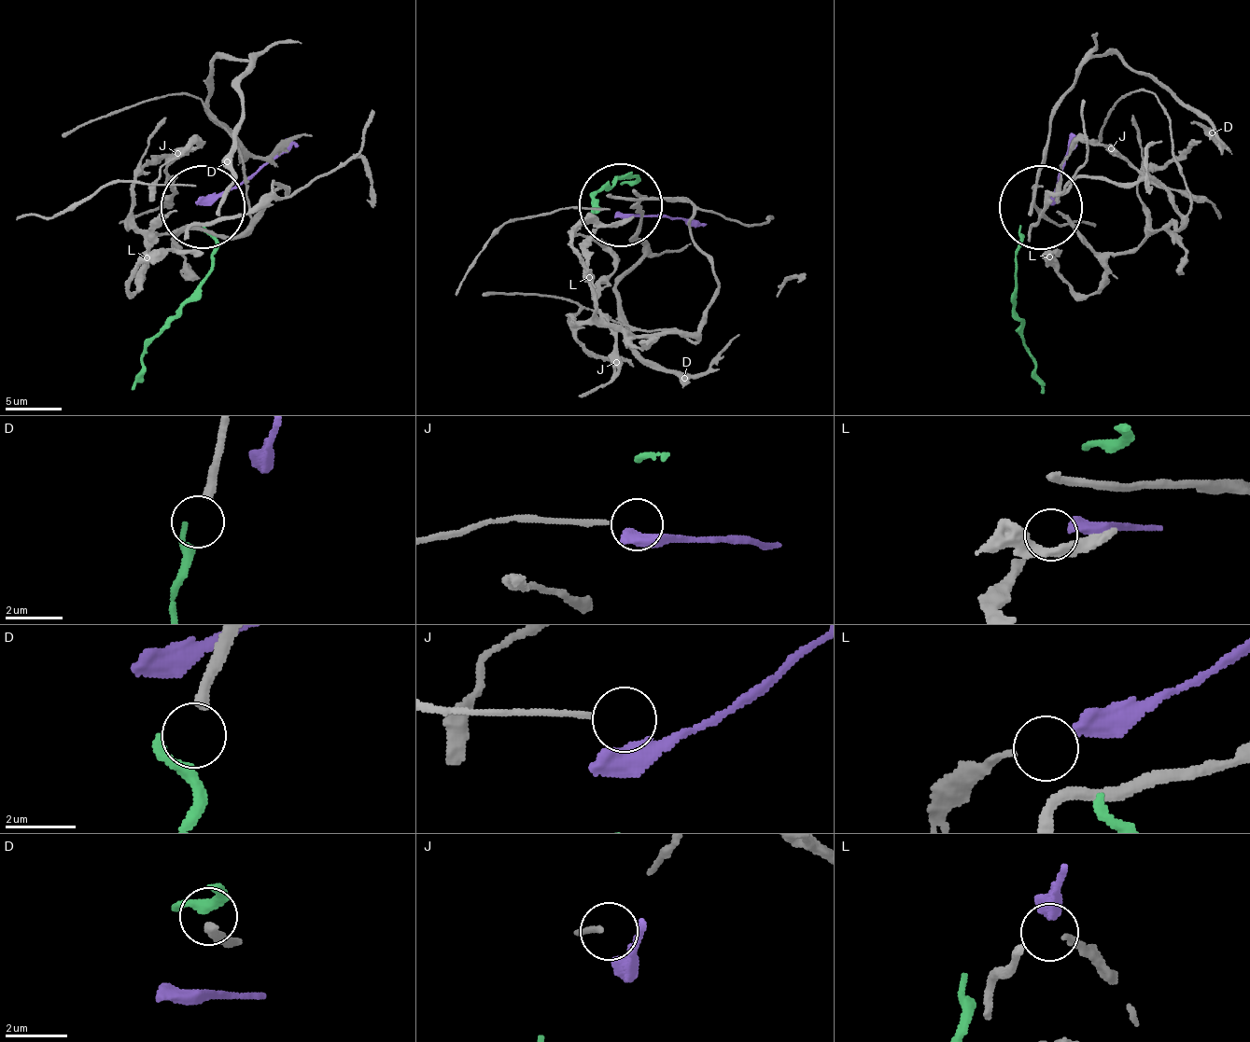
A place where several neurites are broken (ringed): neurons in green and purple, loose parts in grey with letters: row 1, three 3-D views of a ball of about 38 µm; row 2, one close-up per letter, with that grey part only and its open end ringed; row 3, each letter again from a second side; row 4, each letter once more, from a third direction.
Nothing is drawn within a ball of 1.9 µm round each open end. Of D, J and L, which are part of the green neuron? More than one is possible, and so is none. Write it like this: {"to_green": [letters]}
{"to_green": ["D"]}

